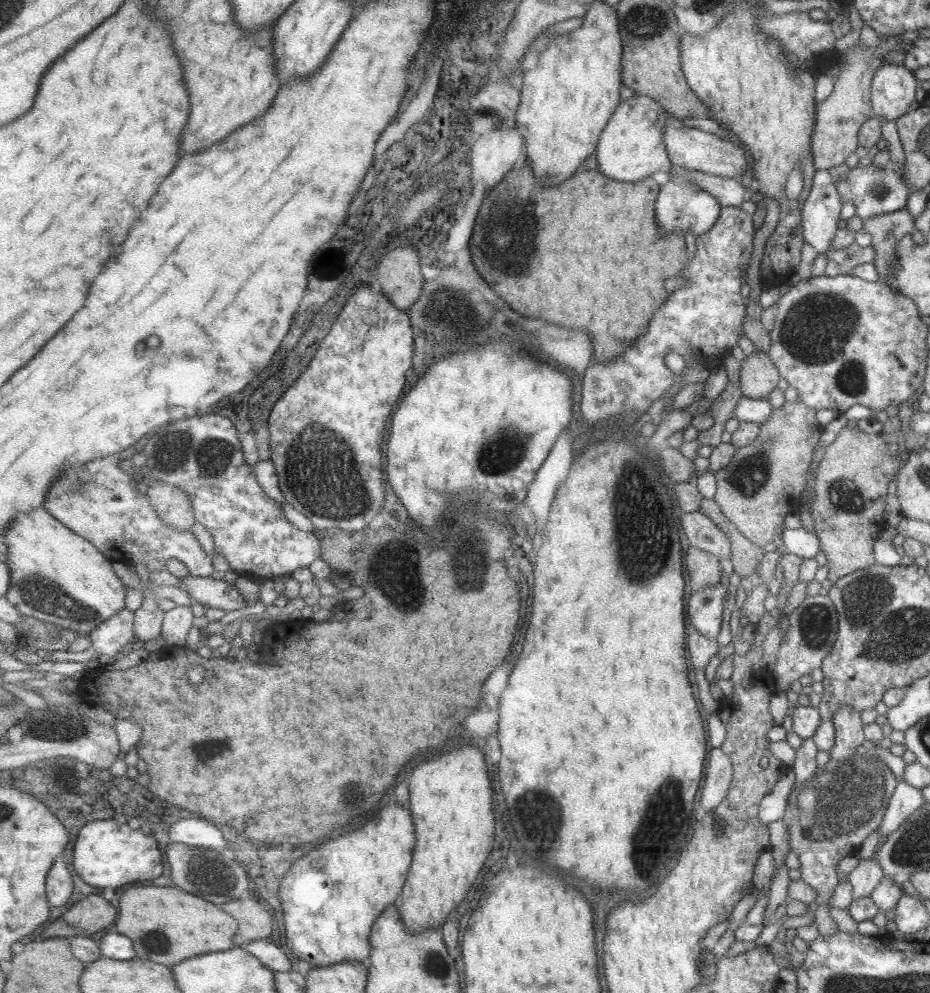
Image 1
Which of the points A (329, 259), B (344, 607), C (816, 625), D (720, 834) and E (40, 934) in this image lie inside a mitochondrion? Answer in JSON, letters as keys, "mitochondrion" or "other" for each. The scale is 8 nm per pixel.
{"A":"other","B":"other","C":"mitochondrion","D":"mitochondrion","E":"other"}

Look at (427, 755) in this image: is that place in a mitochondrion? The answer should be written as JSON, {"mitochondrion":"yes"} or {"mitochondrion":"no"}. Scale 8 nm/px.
{"mitochondrion":"no"}

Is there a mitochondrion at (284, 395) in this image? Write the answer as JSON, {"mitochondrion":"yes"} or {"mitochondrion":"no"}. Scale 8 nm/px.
{"mitochondrion":"no"}

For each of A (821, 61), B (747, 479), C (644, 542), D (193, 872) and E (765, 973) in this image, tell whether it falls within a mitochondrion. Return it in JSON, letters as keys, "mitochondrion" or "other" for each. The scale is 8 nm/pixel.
{"A":"other","B":"mitochondrion","C":"mitochondrion","D":"mitochondrion","E":"other"}

